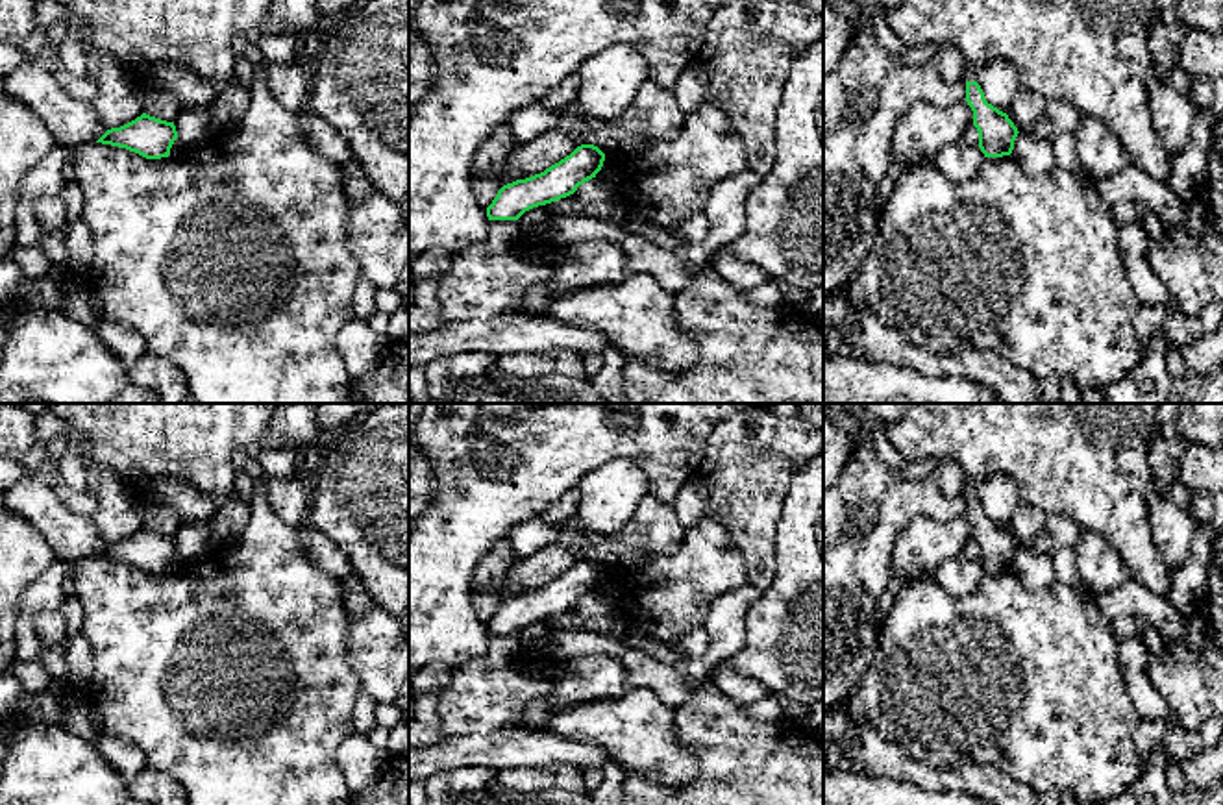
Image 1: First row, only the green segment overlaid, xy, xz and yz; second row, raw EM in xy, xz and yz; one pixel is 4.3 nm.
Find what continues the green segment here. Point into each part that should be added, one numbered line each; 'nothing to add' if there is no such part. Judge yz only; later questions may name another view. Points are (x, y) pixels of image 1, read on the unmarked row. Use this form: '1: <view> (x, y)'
nothing to add

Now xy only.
nothing to add

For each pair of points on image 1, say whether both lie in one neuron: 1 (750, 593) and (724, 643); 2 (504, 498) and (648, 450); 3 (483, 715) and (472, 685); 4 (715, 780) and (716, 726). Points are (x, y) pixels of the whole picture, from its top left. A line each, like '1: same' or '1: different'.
1: same
2: same
3: same
4: same

